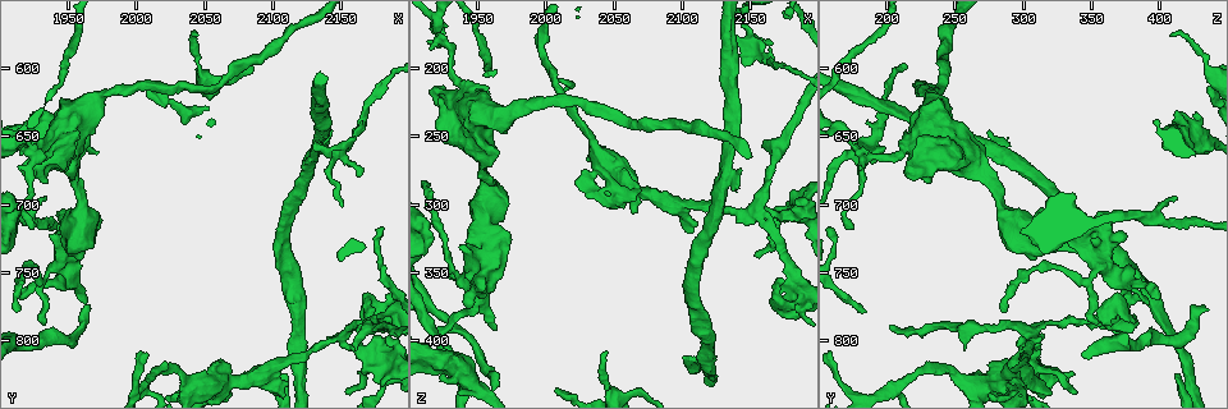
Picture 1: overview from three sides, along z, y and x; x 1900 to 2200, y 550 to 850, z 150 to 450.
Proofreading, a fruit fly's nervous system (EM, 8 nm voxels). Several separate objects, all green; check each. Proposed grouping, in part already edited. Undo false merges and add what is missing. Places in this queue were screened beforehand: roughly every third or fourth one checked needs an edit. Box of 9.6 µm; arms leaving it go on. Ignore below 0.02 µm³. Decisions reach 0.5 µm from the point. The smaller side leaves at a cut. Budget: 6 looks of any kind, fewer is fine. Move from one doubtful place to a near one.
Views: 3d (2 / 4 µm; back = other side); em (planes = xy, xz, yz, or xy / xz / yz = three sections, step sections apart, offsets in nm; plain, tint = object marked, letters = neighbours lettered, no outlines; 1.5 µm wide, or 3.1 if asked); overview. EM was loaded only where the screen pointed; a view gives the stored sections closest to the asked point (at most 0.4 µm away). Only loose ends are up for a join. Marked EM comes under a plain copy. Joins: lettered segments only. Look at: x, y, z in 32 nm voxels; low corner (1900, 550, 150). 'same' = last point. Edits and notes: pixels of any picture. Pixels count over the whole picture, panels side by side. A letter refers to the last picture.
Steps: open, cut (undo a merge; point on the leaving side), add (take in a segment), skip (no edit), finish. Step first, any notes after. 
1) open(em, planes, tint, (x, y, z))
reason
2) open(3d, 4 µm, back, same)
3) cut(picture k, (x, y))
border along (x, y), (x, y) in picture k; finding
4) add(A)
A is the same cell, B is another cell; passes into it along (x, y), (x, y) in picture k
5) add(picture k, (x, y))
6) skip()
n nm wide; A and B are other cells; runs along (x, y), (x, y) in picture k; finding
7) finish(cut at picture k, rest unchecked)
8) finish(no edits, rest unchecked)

open(3d, 2 µm, (2006, 836, 210))
sharp bend

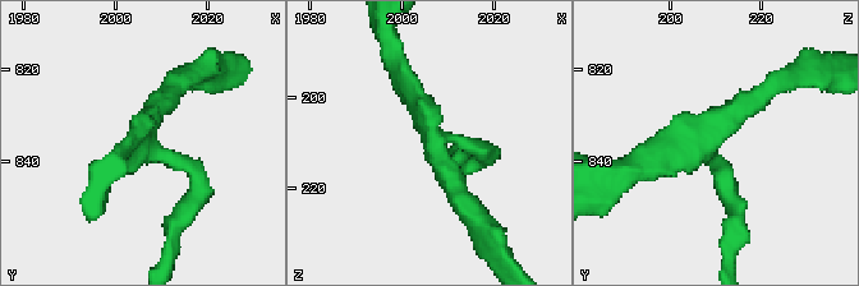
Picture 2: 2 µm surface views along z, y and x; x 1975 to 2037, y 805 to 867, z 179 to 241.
open(em, planes, letters, (2008, 834, 209))
need the tissue

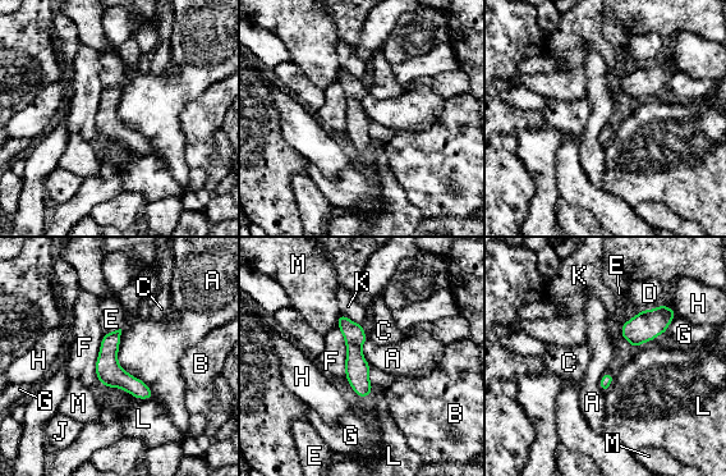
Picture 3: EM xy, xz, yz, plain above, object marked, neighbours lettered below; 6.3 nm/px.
skip()
80 nm wide; A, B, C, D, E, F, G, H, J, K, L and M are other cells; runs along (341, 317), (353, 333), (363, 394) in picture 3; all the same neuron

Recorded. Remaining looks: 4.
open(em, yz, step 4, tint, (2130, 658, 180))
thin end

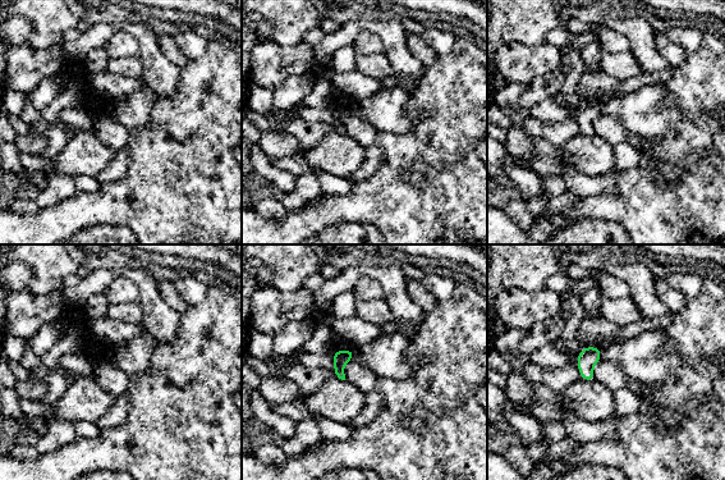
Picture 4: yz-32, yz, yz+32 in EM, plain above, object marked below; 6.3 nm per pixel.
open(em, planes, letters, same)

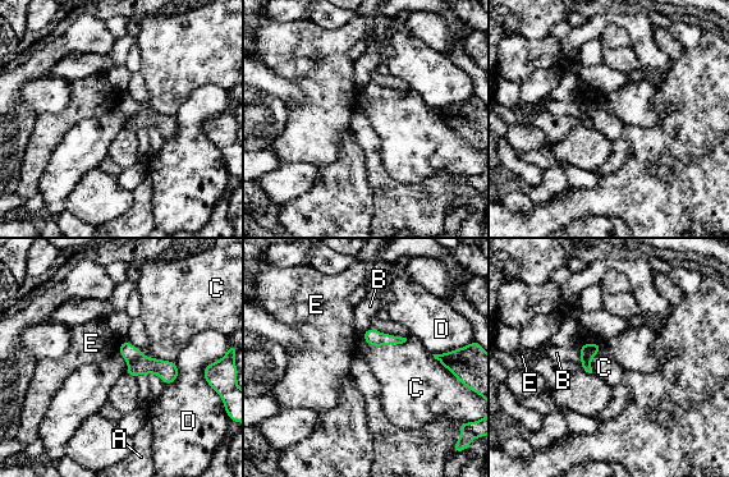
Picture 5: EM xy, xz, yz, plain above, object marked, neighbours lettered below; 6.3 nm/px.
skip()
A, B, C, D and E are other cells; border along (361, 336), (371, 345), (407, 340) in picture 5; no lettered segment goes on from it

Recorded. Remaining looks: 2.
open(3d, 4 µm, (2146, 648, 274))
an open end

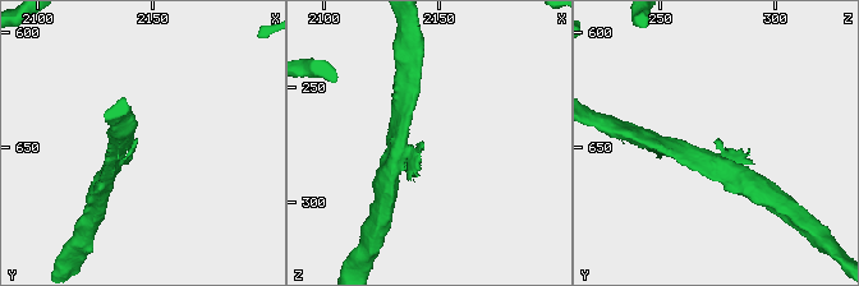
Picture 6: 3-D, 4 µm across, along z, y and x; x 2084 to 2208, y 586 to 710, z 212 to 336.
open(em, planes, letters, (2143, 646, 274))
shape alone is not enough

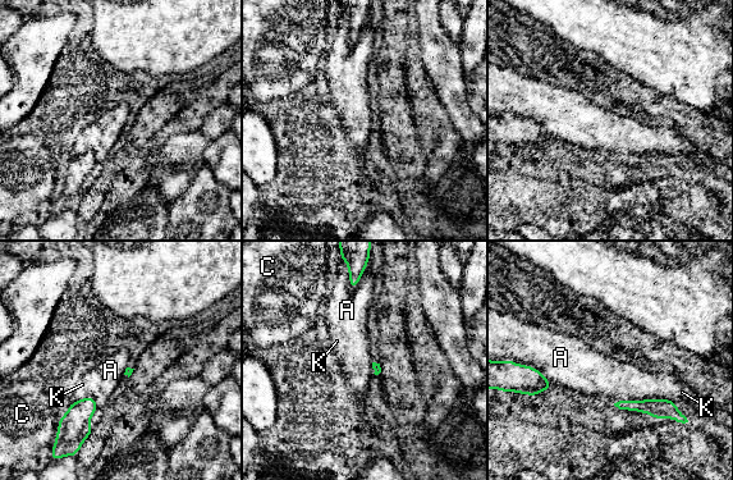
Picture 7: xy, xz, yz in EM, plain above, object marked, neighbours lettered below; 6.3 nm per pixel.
skip()
A, C and K are other cells; border along (668, 398), (619, 401) in picture 7; no lettered segment goes on from it

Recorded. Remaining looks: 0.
finish(no edits, rest unchecked)

